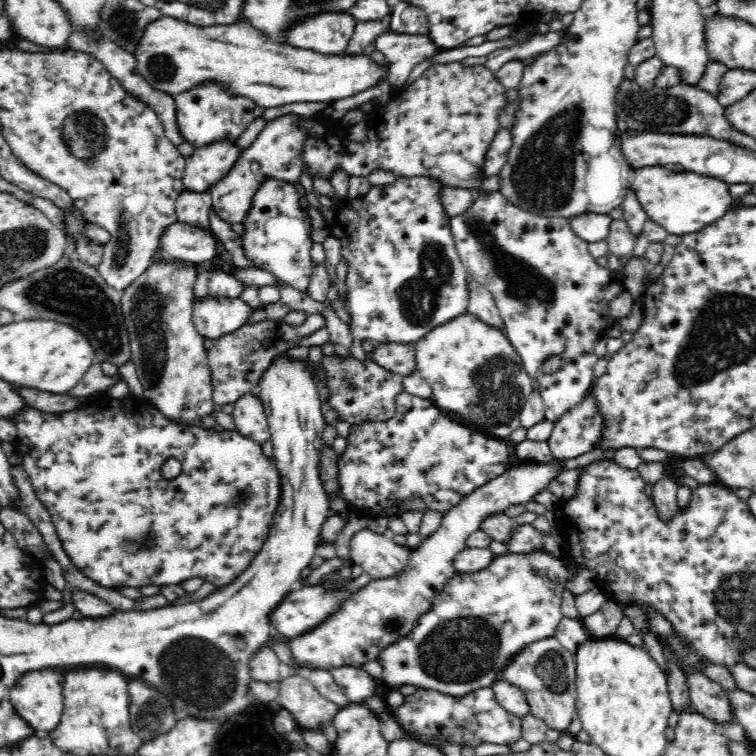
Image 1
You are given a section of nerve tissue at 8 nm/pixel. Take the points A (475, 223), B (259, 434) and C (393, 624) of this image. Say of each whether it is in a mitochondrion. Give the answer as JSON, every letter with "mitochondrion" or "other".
{"A":"mitochondrion","B":"other","C":"mitochondrion"}

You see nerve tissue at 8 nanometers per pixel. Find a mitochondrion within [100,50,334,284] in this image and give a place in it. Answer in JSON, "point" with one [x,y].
{"point":[119,262]}

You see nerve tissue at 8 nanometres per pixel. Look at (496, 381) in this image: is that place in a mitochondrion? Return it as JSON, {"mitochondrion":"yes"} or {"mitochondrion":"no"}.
{"mitochondrion":"yes"}

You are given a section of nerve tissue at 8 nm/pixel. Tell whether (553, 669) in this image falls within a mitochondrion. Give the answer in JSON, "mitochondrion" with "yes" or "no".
{"mitochondrion":"yes"}

